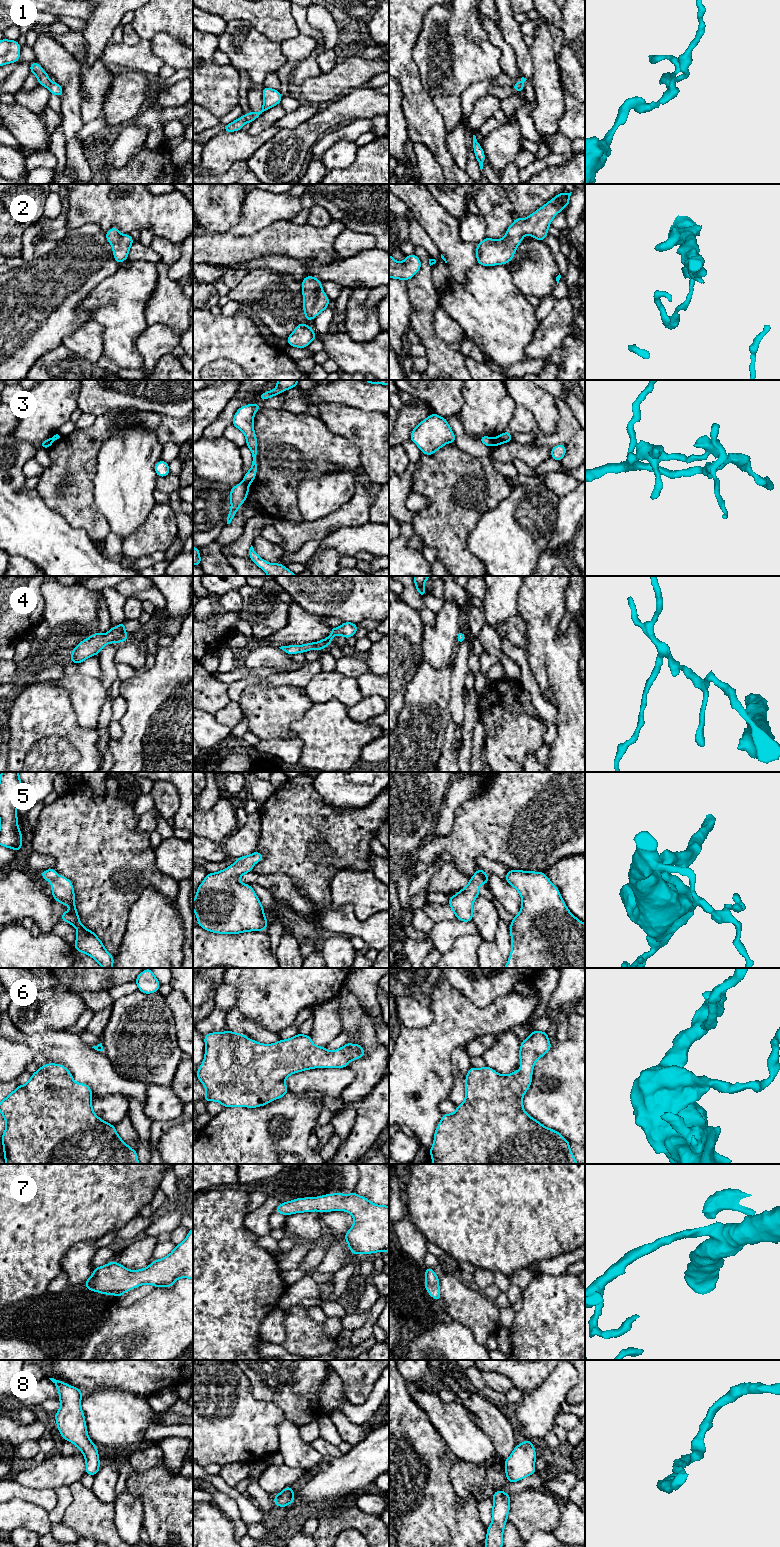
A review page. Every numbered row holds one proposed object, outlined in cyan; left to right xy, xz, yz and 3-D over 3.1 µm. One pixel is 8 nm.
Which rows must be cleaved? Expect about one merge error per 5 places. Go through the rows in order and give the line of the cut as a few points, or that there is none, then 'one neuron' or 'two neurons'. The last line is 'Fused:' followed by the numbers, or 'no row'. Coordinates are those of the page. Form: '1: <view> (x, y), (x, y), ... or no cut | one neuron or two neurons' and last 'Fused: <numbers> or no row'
1: no cut | one neuron
2: no cut | one neuron
3: yz (492, 438), (493, 445) | two neurons
4: no cut | one neuron
5: no cut | one neuron
6: no cut | one neuron
7: no cut | one neuron
8: no cut | one neuron
Fused: 3

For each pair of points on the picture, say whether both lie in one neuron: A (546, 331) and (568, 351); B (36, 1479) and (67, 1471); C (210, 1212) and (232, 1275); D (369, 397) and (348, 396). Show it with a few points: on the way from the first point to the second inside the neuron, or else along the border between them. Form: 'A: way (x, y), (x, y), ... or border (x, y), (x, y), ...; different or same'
A: border (572, 333), (564, 340), (560, 347); different
B: way (44, 1476), (59, 1471); same
C: way (210, 1228), (210, 1252), (216, 1259); same
D: way (364, 396), (353, 396); same

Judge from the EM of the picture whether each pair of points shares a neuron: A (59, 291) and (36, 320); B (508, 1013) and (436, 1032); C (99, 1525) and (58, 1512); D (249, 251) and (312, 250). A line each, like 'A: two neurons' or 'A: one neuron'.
A: one neuron
B: one neuron
C: two neurons
D: one neuron

